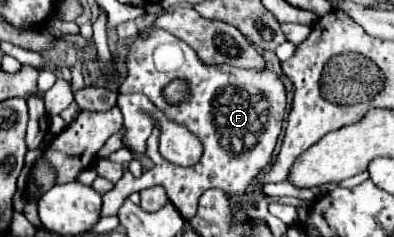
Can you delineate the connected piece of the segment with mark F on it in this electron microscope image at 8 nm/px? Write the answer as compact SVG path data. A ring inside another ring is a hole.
M156 25L140 31L140 35L128 47L124 67L124 93L144 93L152 103L156 103L156 107L168 113L170 119L186 125L202 141L204 155L200 163L180 167L160 155L159 137L151 135L147 140L146 155L154 161L154 169L144 177L132 179L128 185L118 181L114 189L104 193L102 217L116 215L124 197L152 185L164 185L168 199L186 221L196 215L198 199L208 189L218 187L228 195L244 195L252 191L252 185L256 183L254 179L270 165L286 111L286 87L274 71L206 65L192 47ZM176 79L188 83L188 97L180 105L170 105L164 97L164 89Z

